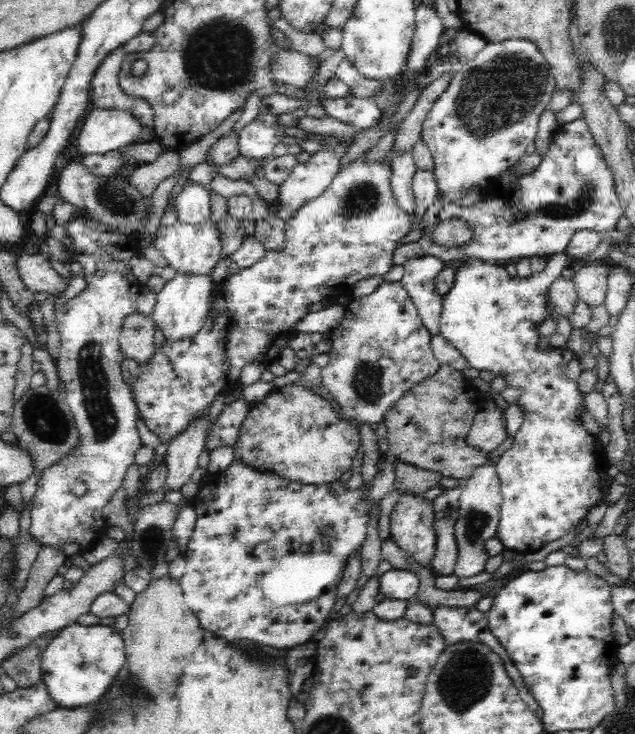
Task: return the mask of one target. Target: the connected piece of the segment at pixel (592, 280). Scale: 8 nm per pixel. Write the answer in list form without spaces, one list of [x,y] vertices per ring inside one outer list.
[[[596,259],[575,272],[572,281],[578,300],[592,308],[605,303],[610,265],[608,259]]]

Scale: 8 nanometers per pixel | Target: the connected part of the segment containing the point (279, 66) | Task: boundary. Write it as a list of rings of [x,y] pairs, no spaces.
[[[290,49],[275,53],[271,61],[272,78],[288,88],[309,89],[318,69],[317,57]]]

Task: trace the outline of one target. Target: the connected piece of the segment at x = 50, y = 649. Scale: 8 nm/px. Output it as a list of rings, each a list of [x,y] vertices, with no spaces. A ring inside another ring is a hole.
[[[78,622],[58,631],[41,657],[43,683],[49,697],[64,709],[93,704],[104,696],[127,666],[125,644],[113,626],[82,625]]]

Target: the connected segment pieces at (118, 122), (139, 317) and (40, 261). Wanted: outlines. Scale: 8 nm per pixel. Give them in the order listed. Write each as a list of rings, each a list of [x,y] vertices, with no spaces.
[[[90,108],[88,114],[84,114],[84,123],[78,134],[78,144],[76,148],[81,154],[106,154],[110,150],[116,150],[124,144],[136,142],[136,140],[146,140],[153,138],[153,129],[142,129],[140,123],[132,117],[128,111],[106,110]]]
[[[136,311],[122,325],[120,349],[126,358],[135,360],[139,366],[151,361],[154,353],[155,322],[150,316]]]
[[[16,249],[16,266],[22,282],[30,293],[48,292],[60,296],[67,283],[49,263],[48,256]]]

